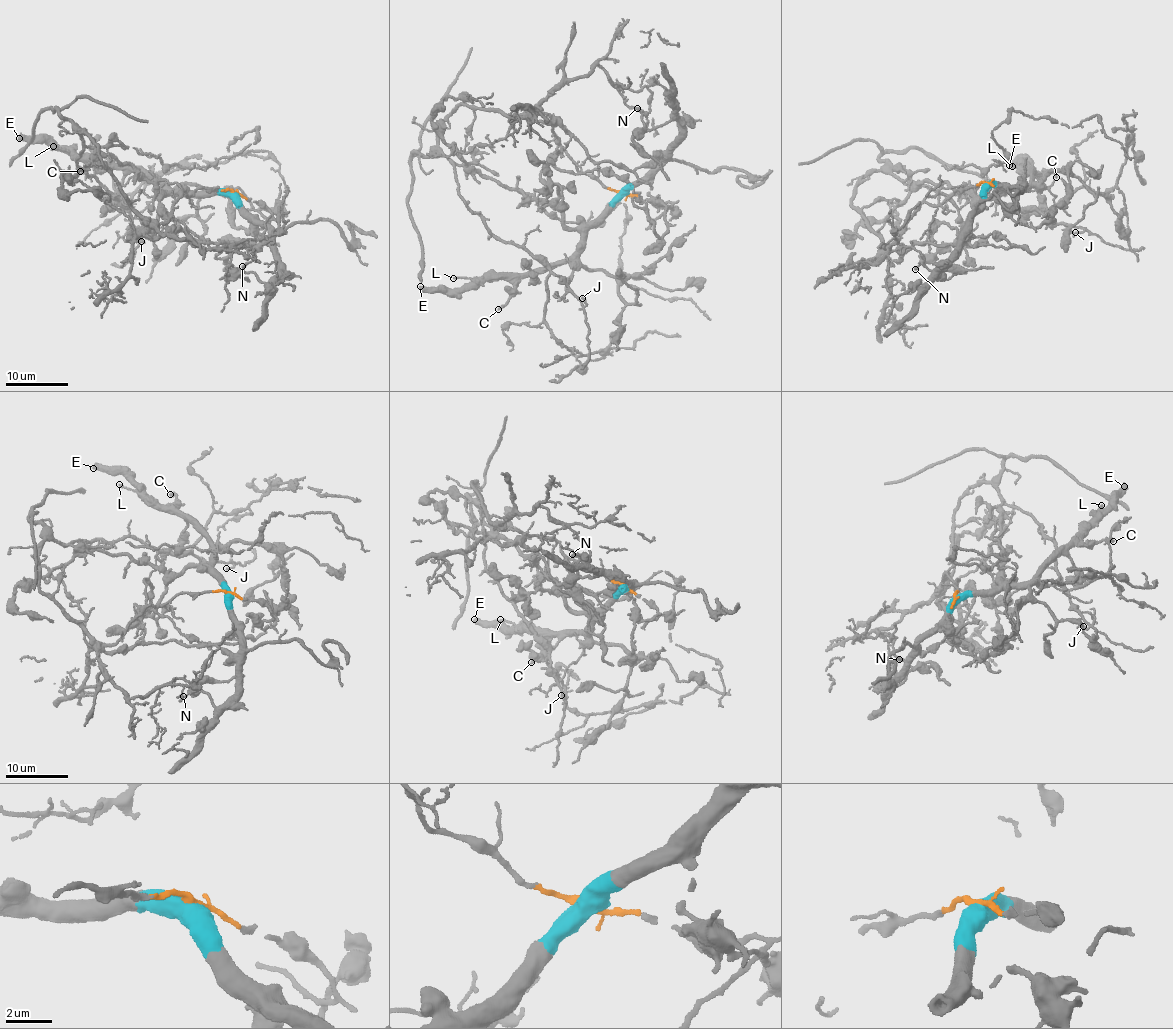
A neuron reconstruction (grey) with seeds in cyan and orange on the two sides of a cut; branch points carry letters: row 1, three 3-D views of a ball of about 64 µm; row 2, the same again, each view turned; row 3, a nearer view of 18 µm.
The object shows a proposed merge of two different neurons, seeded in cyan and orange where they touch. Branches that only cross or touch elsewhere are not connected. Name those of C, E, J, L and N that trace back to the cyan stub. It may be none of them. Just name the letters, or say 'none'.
C, E, L, N

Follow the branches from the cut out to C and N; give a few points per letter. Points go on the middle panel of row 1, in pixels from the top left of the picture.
C: (622, 194), (587, 231), (584, 245), (556, 265), (528, 272), (499, 309)
N: (622, 194), (666, 158), (677, 142), (681, 127), (678, 120), (670, 120), (647, 130), (637, 107)

